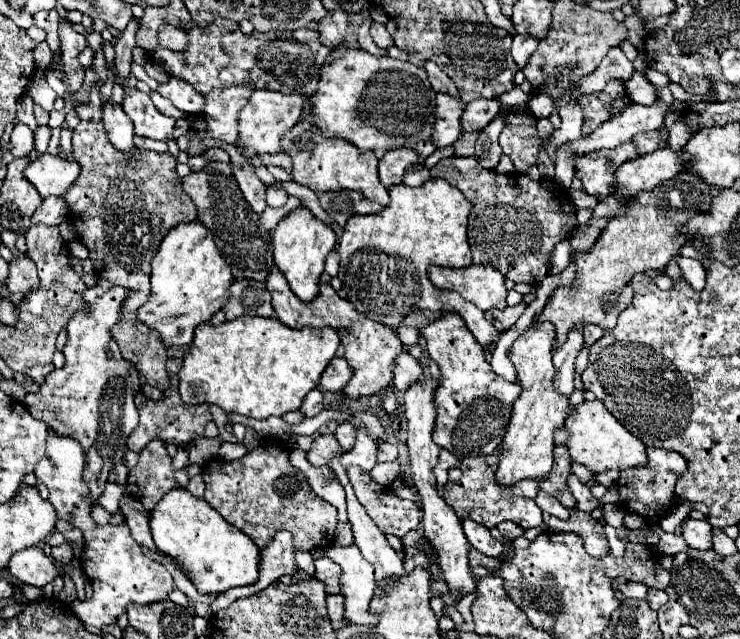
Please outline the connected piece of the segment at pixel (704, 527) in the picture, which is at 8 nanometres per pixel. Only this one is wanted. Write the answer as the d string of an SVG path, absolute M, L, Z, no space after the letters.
M688 520L682 526L682 536L690 548L710 550L712 548L712 526L706 520Z

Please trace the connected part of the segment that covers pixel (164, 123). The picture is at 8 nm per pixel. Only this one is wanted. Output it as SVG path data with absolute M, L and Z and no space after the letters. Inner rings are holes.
M130 88L122 102L124 112L136 126L136 134L152 140L170 140L176 120L164 116L150 100L148 94Z

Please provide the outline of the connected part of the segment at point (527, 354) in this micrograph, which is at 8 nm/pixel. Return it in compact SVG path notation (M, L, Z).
M534 316L532 324L516 338L512 348L508 350L508 358L514 362L518 370L518 384L522 386L522 394L514 402L512 418L506 428L506 436L502 440L502 456L496 472L496 480L504 486L512 486L522 478L540 480L548 476L554 462L554 432L562 430L566 418L574 412L568 404L568 396L562 396L554 388L554 364L552 350L556 344L556 328L546 322L538 324L538 316Z

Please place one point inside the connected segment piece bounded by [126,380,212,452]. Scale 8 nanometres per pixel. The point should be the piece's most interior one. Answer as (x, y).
(170, 420)

